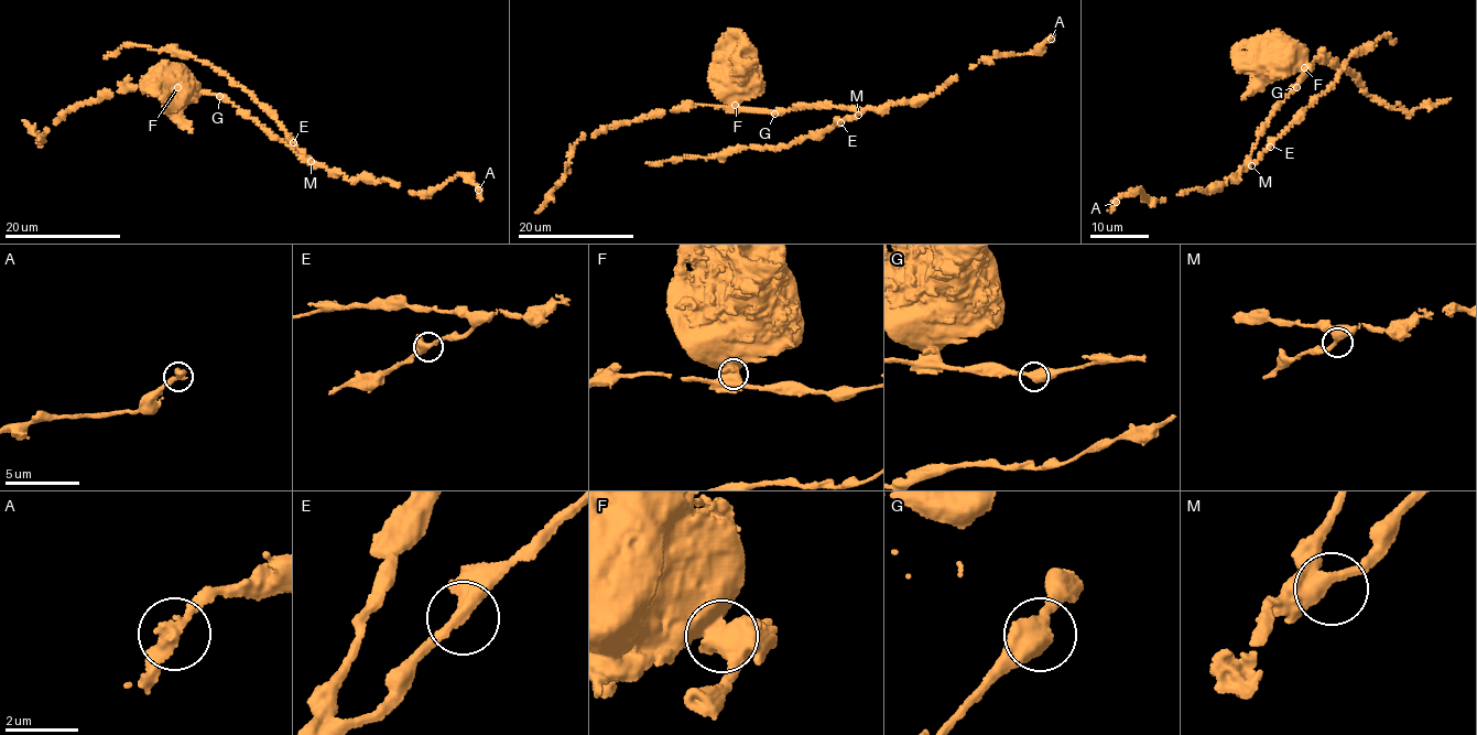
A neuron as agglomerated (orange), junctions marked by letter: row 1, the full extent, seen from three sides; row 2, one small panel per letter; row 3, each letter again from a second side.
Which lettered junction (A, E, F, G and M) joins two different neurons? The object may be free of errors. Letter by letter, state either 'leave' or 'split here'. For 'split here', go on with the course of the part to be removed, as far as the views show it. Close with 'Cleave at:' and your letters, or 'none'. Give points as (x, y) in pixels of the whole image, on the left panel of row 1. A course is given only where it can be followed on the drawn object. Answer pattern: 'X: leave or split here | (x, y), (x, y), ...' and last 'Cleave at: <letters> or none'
A: leave
E: leave
F: split here | (176, 87), (223, 94), (308, 159), (248, 92), (203, 62), (133, 44), (123, 45), (105, 57)
G: leave
M: leave
Cleave at: F

